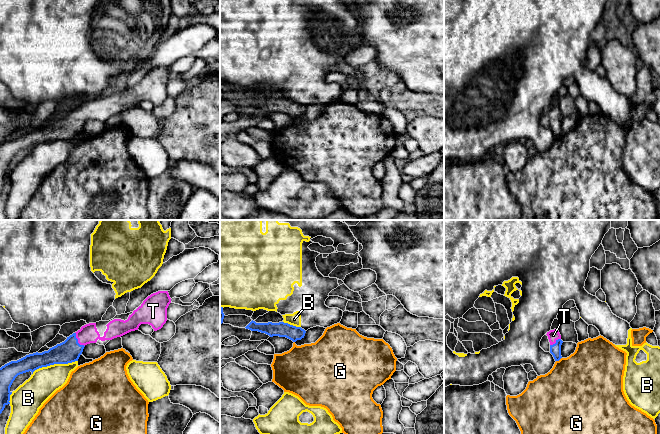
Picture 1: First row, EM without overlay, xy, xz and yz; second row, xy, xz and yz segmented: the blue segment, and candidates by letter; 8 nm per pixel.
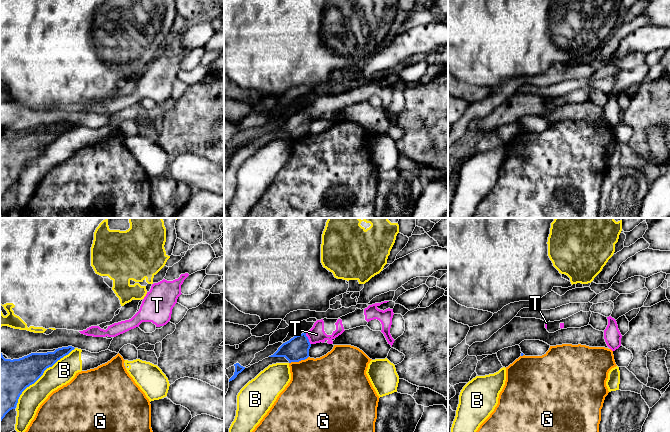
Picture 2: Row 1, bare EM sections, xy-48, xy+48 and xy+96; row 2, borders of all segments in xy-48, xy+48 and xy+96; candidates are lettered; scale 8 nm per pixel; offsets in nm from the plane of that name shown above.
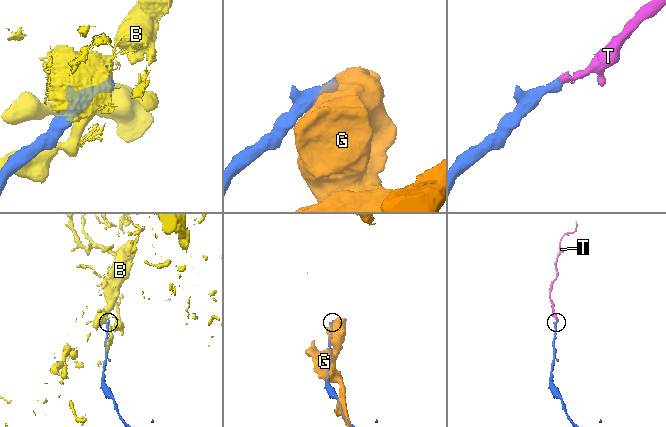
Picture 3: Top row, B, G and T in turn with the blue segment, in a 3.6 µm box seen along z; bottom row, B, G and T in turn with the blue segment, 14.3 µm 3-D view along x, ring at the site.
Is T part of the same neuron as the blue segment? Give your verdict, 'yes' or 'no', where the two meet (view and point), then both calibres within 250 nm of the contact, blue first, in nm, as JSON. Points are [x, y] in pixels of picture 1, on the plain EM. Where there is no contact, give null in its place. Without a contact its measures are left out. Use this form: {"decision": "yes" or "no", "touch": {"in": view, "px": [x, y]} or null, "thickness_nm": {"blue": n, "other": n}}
{"decision": "yes", "touch": {"in": "xy", "px": [77, 116]}, "thickness_nm": {"blue": 180, "other": 150}}

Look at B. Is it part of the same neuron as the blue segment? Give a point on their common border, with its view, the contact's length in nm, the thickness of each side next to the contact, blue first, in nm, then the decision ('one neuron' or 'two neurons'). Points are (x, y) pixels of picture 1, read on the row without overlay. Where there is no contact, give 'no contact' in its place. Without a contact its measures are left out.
meets blue in xy at (54, 139); contact 380 nm long; 180 nm thick on the blue side, 240 nm on the other; two neurons

